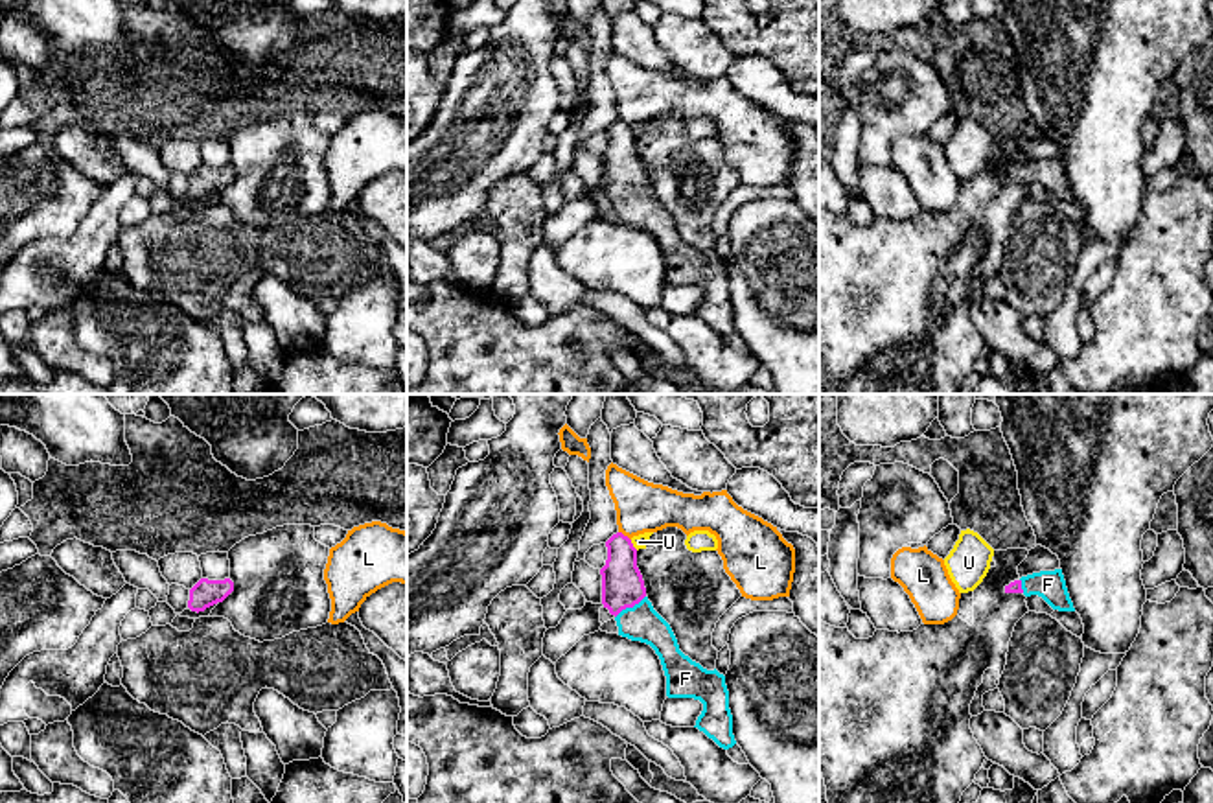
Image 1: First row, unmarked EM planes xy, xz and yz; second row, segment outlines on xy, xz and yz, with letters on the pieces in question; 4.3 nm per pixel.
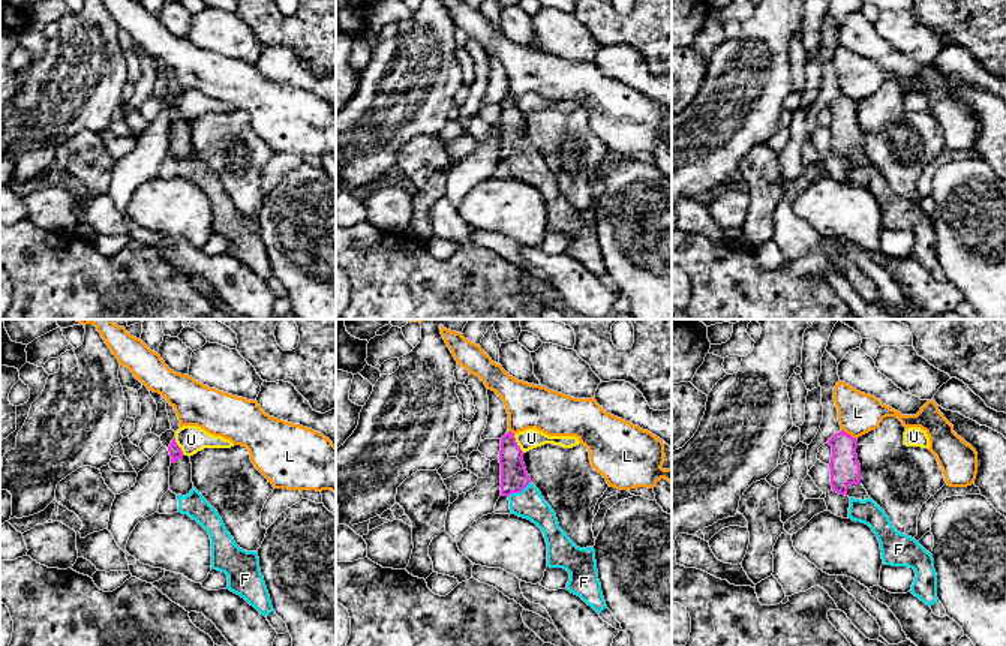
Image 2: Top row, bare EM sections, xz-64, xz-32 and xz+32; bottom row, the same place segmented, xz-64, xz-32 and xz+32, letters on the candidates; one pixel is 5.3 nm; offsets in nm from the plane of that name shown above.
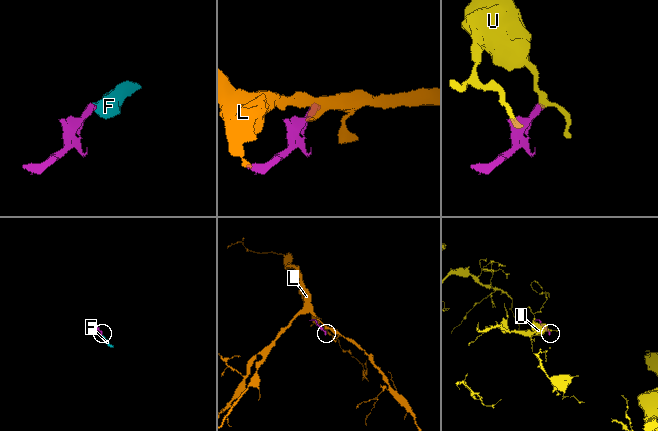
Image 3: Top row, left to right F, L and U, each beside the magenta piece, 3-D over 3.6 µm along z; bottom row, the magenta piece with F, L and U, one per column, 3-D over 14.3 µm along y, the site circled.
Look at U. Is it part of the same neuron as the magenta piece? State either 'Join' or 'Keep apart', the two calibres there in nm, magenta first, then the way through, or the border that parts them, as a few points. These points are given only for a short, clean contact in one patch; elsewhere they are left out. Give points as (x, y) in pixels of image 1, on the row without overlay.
Keep apart. Thickness 190 nm (magenta) against 60 nm. Boundary: xz (630, 128), (637, 137)

